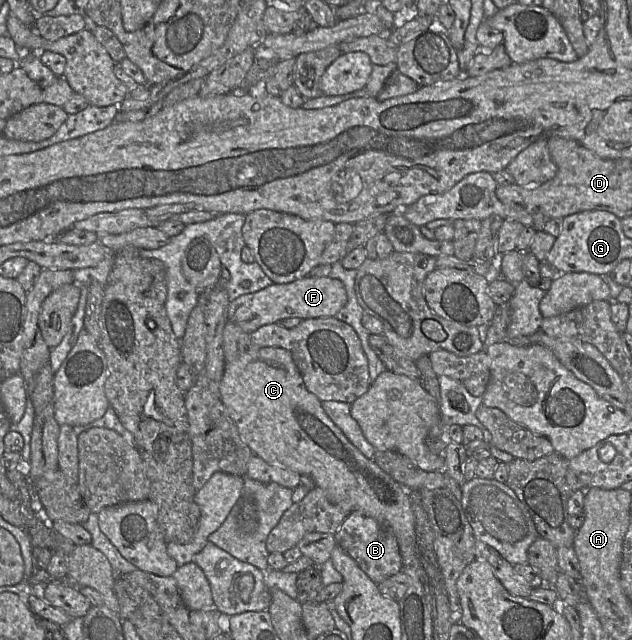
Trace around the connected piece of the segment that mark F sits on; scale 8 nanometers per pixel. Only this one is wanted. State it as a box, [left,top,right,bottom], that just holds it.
[228,276,347,334]

